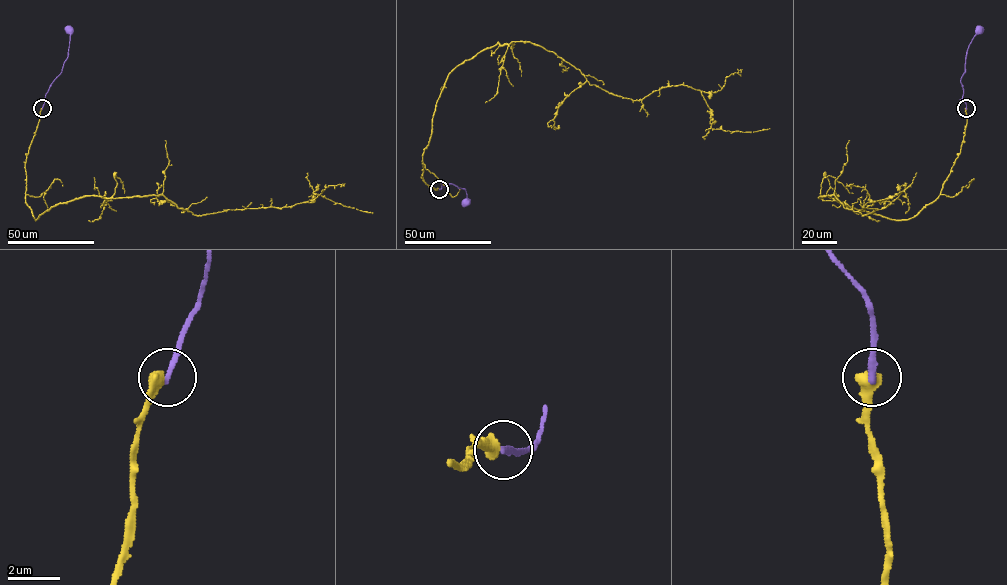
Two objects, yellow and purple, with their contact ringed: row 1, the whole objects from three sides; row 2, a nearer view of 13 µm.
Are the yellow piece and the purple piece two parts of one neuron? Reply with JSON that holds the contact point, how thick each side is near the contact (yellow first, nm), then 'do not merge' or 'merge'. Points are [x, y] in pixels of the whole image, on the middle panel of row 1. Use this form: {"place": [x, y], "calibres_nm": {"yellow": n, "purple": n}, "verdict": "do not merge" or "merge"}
{"place": [439, 189], "calibres_nm": {"yellow": 500, "purple": 240}, "verdict": "do not merge"}

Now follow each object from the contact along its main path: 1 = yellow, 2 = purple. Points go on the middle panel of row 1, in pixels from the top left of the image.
1: (439, 189), (422, 177), (437, 99), (498, 43), (534, 43), (633, 100), (698, 89), (712, 129), (769, 129)
2: (439, 189), (449, 184), (464, 188), (466, 201)

